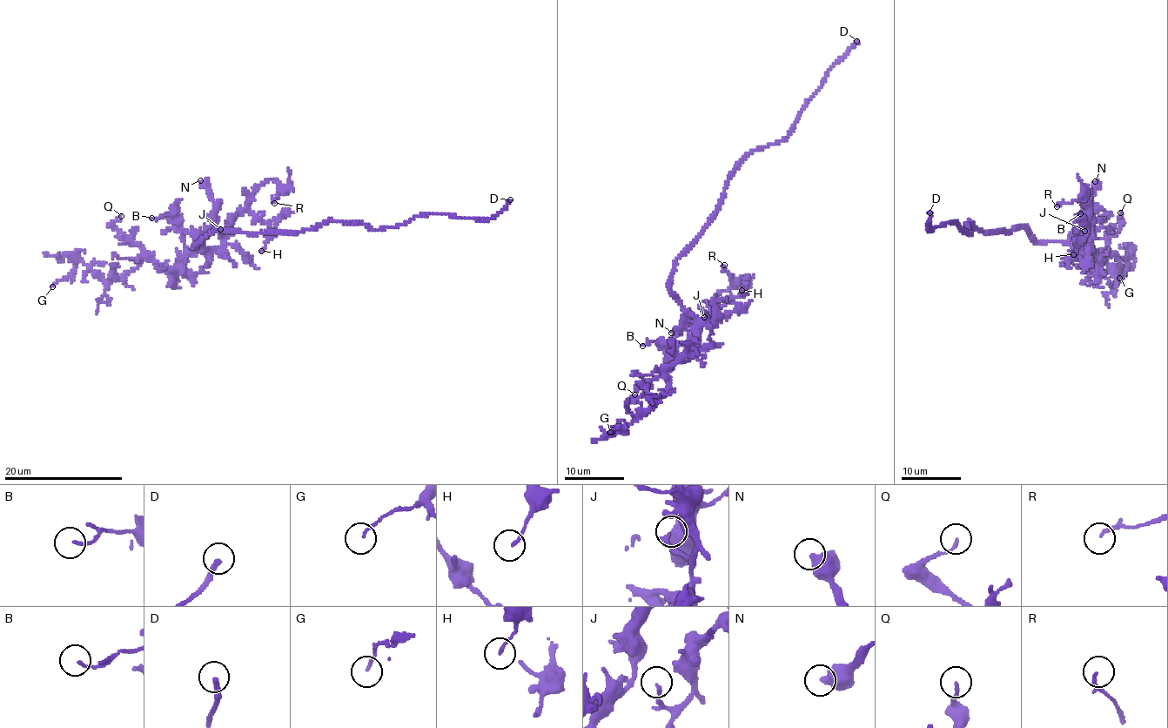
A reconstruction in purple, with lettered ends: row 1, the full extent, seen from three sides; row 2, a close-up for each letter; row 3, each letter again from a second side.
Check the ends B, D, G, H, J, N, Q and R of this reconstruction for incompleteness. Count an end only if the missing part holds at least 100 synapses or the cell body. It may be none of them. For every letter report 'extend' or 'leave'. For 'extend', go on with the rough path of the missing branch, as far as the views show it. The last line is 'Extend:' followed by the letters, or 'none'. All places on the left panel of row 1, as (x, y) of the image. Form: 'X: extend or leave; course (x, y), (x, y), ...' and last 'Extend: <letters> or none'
B: leave
D: extend; course (510, 199), (523, 191), (524, 181), (535, 172)
G: leave
H: leave
J: leave
N: leave
Q: leave
R: leave
Extend: D

